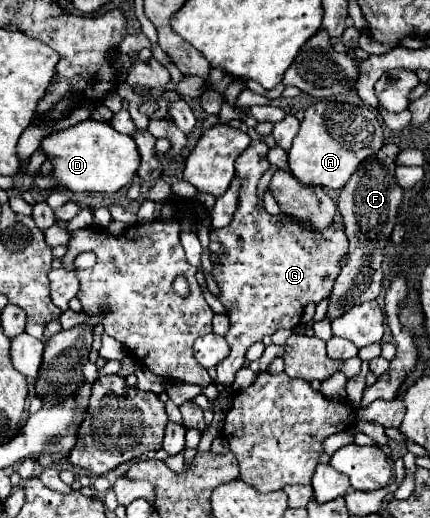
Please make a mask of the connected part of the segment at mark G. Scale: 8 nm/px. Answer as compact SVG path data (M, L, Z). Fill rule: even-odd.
M252 141L252 145L238 157L236 161L236 177L240 179L238 209L228 227L210 231L210 239L222 245L222 251L216 253L218 263L212 267L212 277L220 289L218 299L222 301L226 315L230 319L230 329L226 333L230 355L216 365L218 375L214 379L214 383L222 387L232 385L236 371L244 365L244 353L252 343L262 341L262 337L266 335L274 335L278 329L294 329L296 325L300 325L302 313L308 303L318 305L322 299L330 295L332 285L340 273L340 261L348 253L348 237L342 225L332 223L326 229L318 231L298 221L296 217L286 217L286 213L270 215L266 209L258 207L258 181L264 175L264 171L270 167L266 153L268 153L268 145L264 141Z

